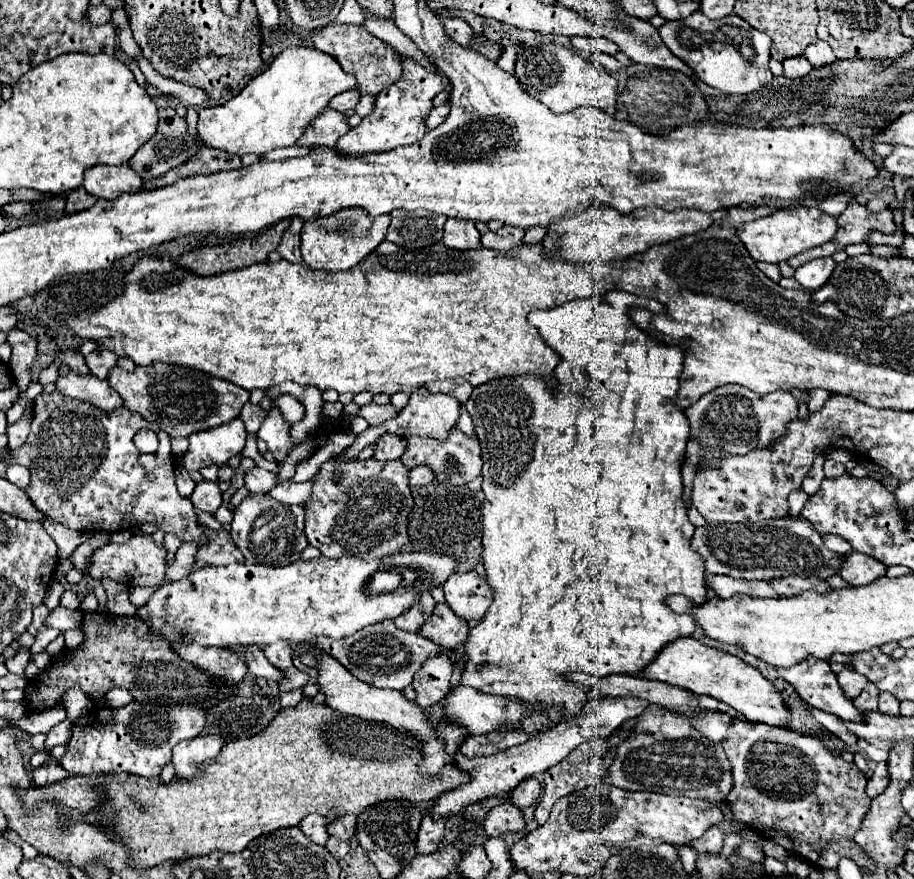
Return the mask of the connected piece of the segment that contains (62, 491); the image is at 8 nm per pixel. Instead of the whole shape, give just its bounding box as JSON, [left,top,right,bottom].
[2,391,244,571]

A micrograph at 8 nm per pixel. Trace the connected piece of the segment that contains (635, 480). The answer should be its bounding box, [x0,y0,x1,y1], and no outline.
[460,291,708,735]

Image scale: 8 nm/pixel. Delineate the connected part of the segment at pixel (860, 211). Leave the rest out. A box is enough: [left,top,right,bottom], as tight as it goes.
[788,199,896,269]

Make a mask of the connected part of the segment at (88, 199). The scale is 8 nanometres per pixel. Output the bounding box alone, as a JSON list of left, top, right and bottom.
[66,187,96,213]

